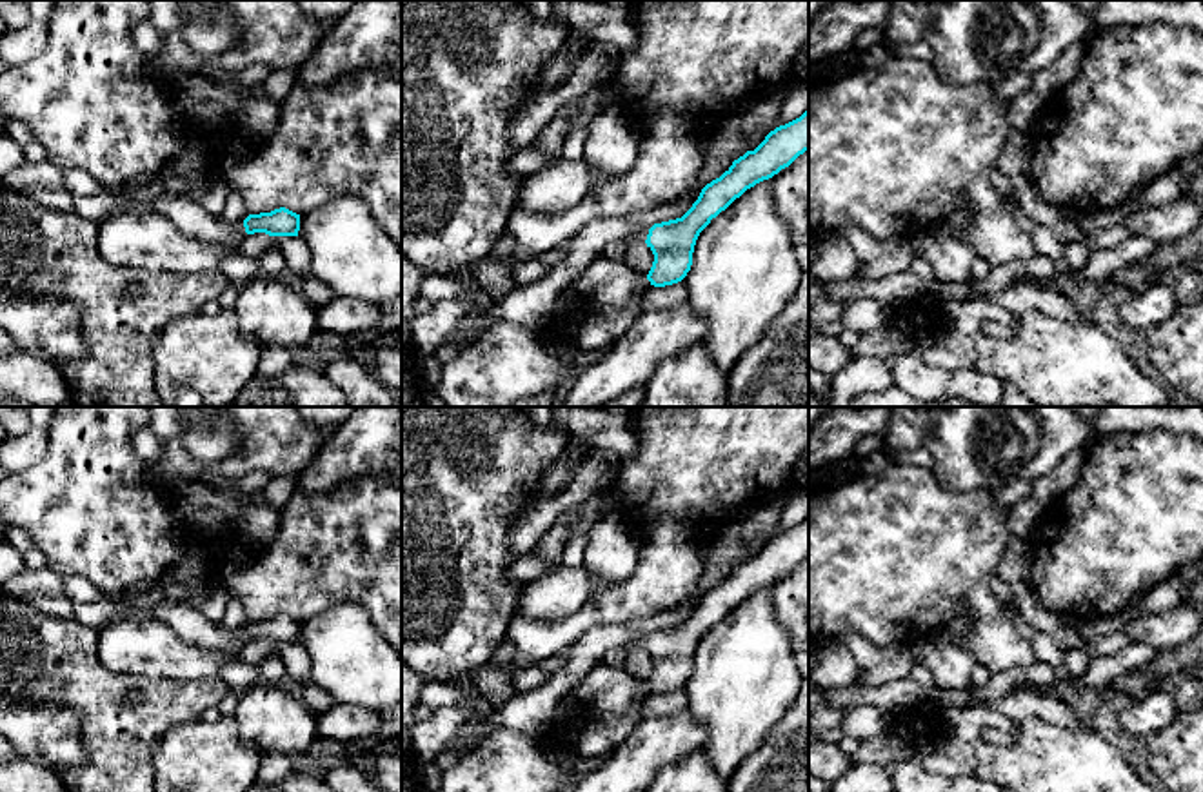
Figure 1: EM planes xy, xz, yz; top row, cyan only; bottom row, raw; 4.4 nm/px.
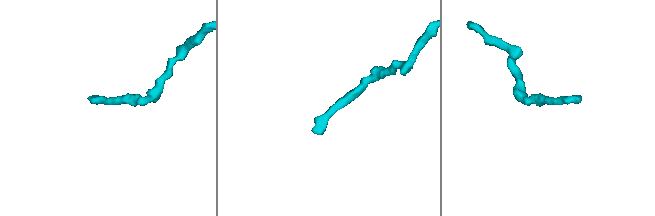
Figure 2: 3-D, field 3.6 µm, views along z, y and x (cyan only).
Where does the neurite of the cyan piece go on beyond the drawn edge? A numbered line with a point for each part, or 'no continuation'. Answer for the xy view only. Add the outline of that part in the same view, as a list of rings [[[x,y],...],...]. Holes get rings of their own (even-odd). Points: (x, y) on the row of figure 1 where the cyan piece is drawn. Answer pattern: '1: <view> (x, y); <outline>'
no continuation

